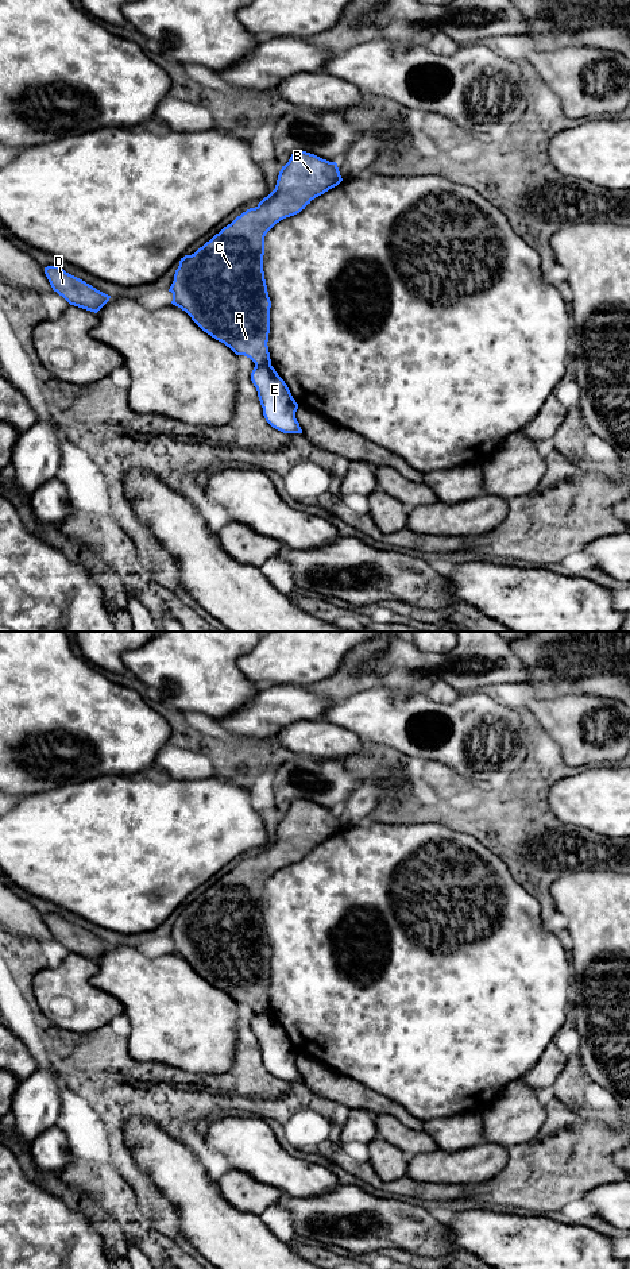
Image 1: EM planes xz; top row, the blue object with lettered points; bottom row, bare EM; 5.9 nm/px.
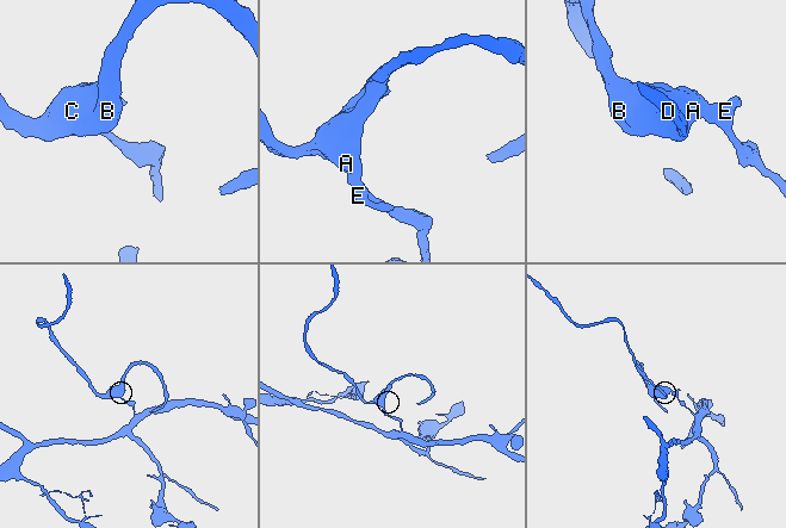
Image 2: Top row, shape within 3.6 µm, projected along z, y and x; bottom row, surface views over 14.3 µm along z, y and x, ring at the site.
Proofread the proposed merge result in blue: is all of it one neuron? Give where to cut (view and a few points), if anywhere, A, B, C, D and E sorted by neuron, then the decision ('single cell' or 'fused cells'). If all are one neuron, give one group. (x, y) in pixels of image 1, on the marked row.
xz (255, 365), (270, 366) | A B C D / E | fused cells

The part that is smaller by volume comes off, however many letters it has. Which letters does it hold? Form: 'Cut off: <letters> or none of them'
Cut off: A, B, C, D

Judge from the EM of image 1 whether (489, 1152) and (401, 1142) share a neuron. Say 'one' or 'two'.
one

